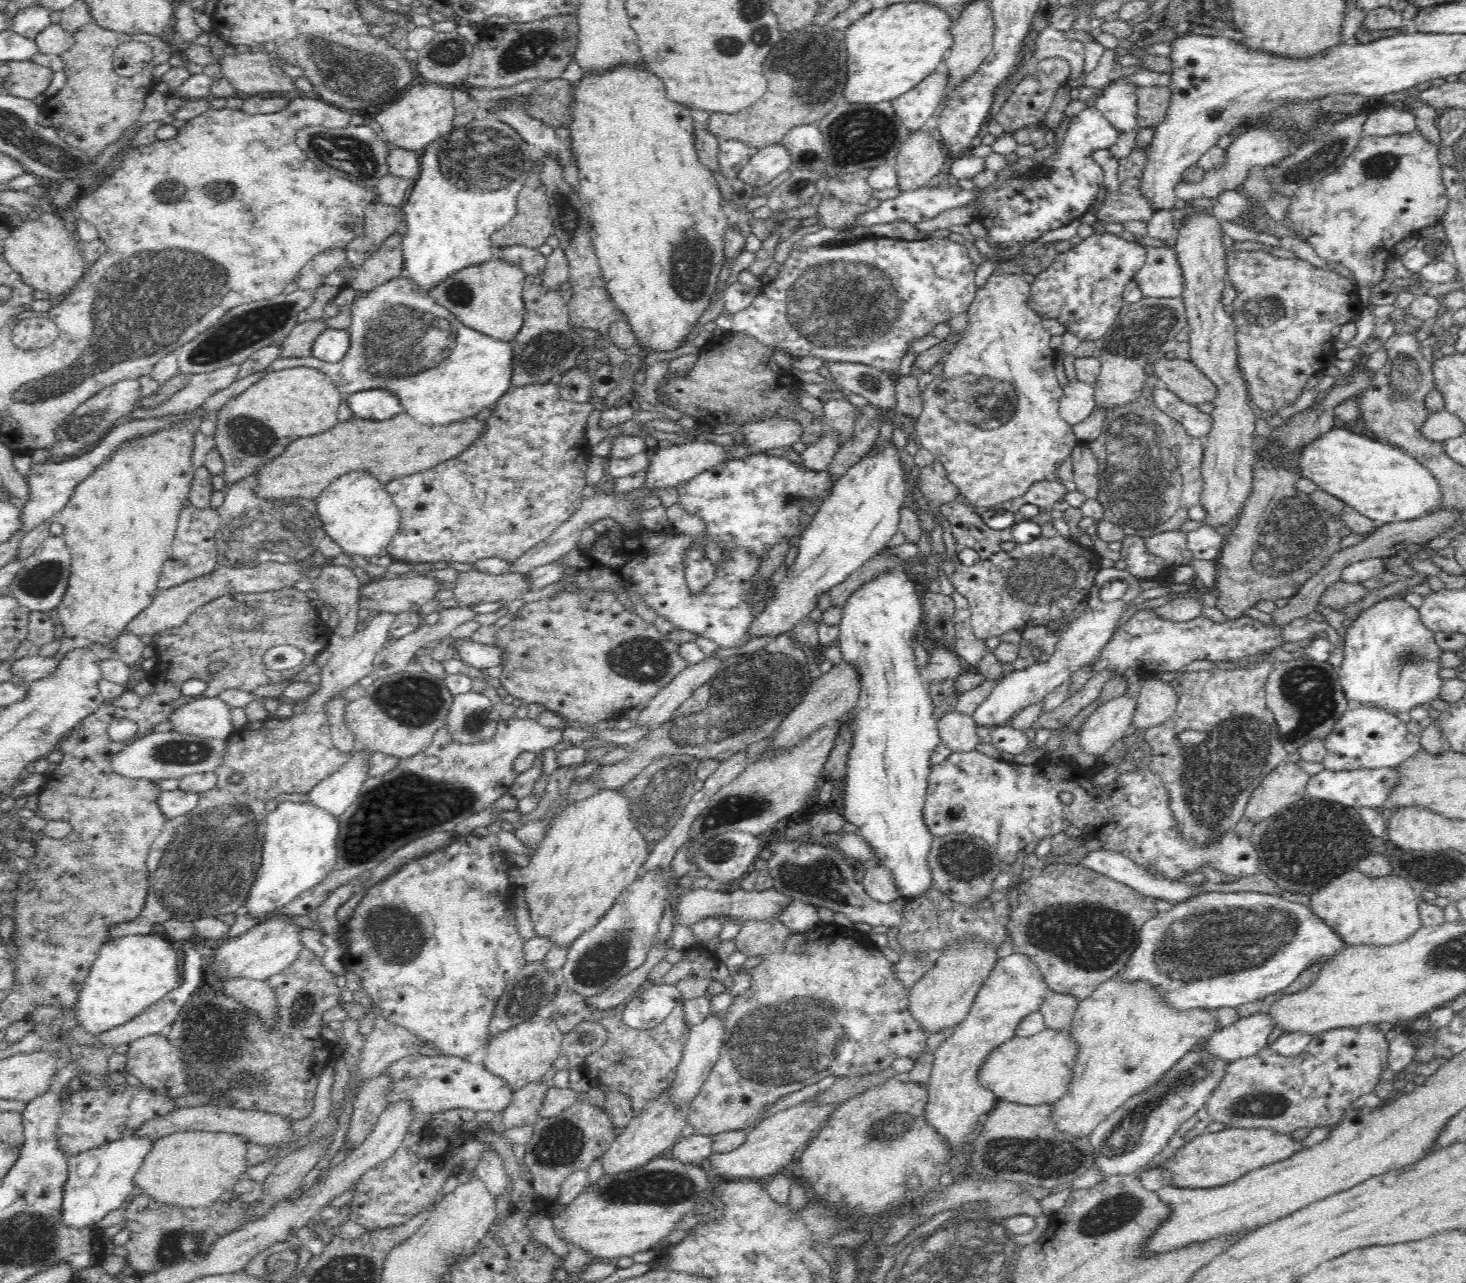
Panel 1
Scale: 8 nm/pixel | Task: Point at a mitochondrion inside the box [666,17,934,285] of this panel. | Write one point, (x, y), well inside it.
(814, 89)

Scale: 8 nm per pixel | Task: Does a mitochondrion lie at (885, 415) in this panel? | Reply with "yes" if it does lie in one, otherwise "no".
no

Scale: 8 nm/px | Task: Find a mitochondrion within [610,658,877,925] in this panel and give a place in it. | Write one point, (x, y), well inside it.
(821, 877)

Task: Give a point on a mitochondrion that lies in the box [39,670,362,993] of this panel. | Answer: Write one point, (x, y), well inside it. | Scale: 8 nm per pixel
(204, 865)

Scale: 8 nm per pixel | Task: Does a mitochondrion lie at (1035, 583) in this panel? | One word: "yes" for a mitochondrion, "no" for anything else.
yes

